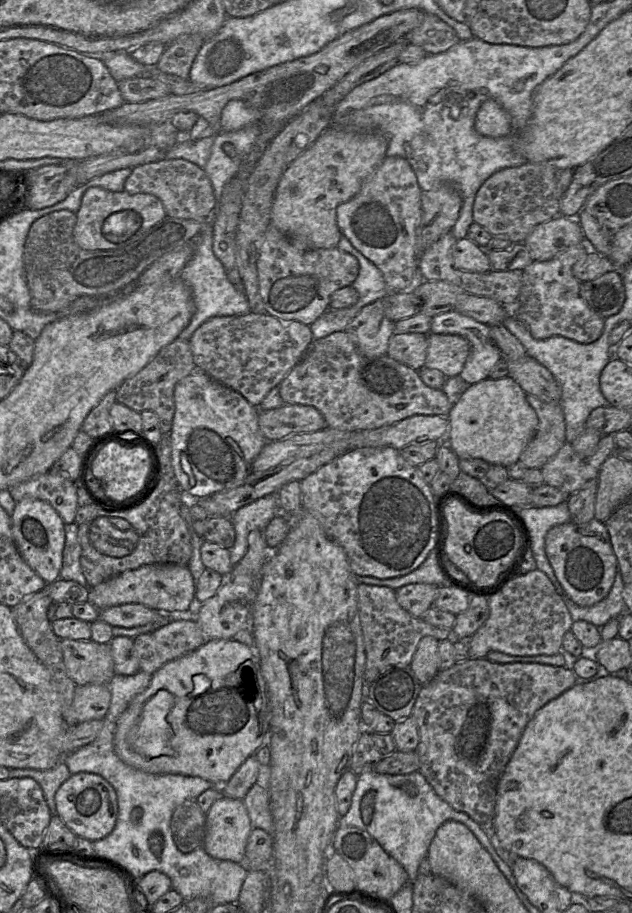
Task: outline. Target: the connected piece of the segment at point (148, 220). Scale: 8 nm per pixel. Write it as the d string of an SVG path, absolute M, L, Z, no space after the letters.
M91 187L84 193L76 216L73 238L81 248L120 250L138 240L167 214L162 202L154 195L130 194L126 190L112 192L100 187Z

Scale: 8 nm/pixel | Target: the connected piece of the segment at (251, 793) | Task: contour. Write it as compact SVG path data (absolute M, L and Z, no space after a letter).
M254 784L243 799L253 828L261 828L273 835L274 822L270 809L269 791Z

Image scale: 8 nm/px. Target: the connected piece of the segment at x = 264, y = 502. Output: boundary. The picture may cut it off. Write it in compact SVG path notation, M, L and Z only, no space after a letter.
M267 495L241 507L230 516L235 528L235 542L229 549L233 566L247 552L249 533L254 530L263 531L269 522L277 516L278 506L276 496Z

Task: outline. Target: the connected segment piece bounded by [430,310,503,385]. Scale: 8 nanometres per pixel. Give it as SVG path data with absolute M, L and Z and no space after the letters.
M458 311L433 316L430 332L460 335L469 341L470 354L459 375L469 385L489 378L493 367L503 358L491 337L491 327Z

